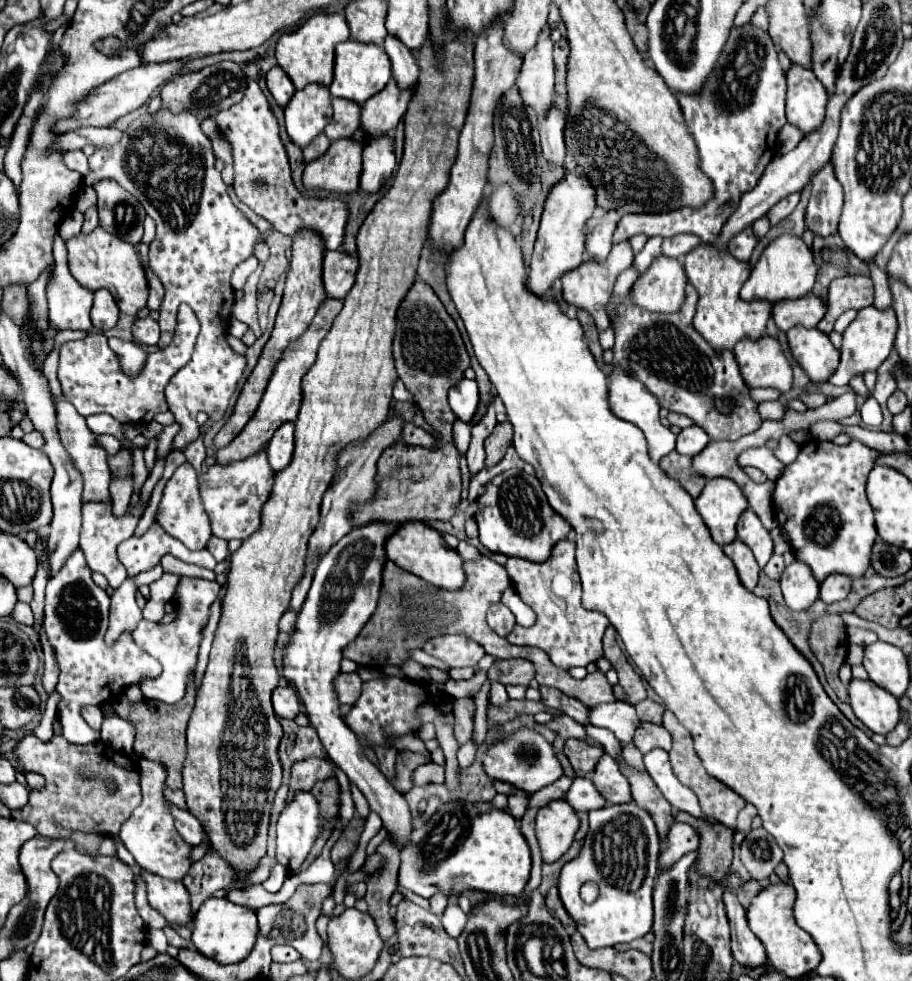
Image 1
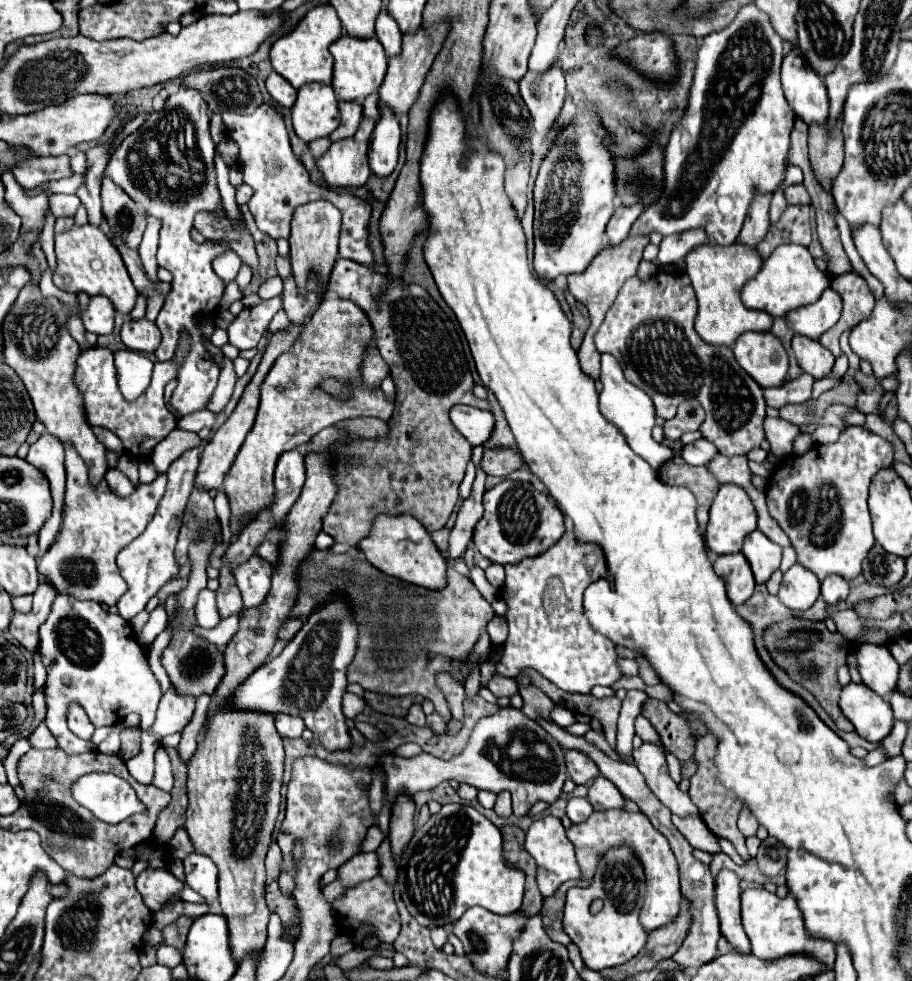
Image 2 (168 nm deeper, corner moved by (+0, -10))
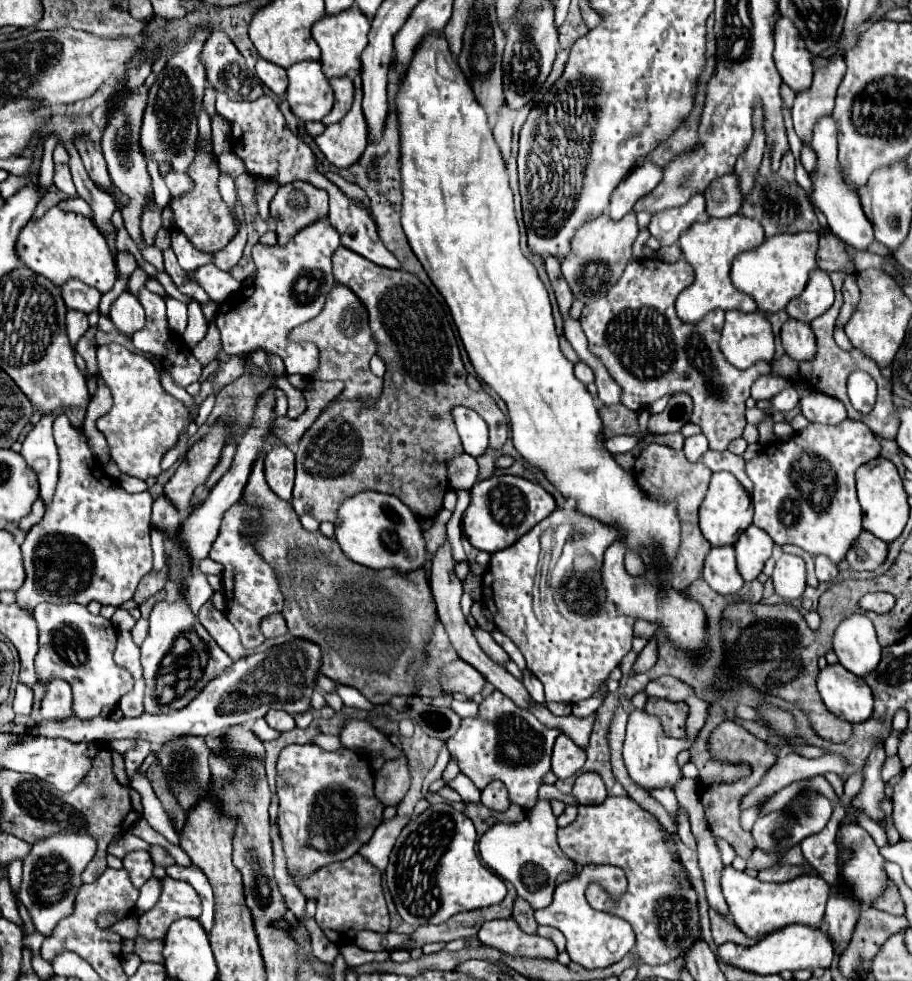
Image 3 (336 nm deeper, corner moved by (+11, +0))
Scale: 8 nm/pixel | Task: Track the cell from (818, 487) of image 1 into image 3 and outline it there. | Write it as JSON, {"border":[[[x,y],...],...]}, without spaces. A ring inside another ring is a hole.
{"border":[[[846,418],[836,426],[810,424],[806,430],[796,432],[786,442],[774,442],[766,446],[758,458],[746,462],[746,472],[754,484],[752,504],[754,504],[754,524],[770,534],[774,542],[788,542],[804,548],[812,556],[824,554],[834,564],[844,560],[852,542],[862,532],[862,510],[856,498],[856,470],[880,456],[880,442],[874,432],[860,420]]]}

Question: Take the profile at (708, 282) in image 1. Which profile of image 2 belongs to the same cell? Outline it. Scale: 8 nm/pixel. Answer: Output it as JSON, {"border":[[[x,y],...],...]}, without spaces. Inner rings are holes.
{"border":[[[701,244],[693,248],[687,256],[687,274],[693,282],[697,294],[697,316],[695,332],[713,346],[733,346],[733,342],[747,330],[767,332],[773,324],[773,318],[767,312],[753,312],[741,302],[741,288],[749,282],[761,268],[763,260],[757,248],[747,244],[731,244],[715,248],[711,244]]]}

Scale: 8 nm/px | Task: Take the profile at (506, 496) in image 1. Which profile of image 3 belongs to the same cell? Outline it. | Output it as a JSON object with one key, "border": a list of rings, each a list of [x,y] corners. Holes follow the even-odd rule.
{"border":[[[492,476],[480,480],[470,490],[470,506],[462,516],[462,534],[464,538],[478,550],[494,554],[496,550],[504,550],[512,546],[522,534],[526,534],[534,524],[544,520],[554,512],[554,498],[538,484],[520,478],[520,476]]]}

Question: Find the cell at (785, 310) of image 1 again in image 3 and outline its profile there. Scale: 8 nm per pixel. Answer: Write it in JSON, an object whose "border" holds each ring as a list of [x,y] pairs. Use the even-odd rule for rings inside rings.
{"border":[[[816,270],[816,272],[810,274],[810,280],[808,280],[806,290],[804,290],[798,298],[792,298],[792,300],[788,302],[786,312],[788,312],[788,316],[794,318],[794,320],[800,320],[800,322],[812,322],[814,318],[822,316],[822,314],[832,306],[832,302],[834,302],[834,288],[832,288],[832,282],[830,282],[830,278],[828,278],[826,272]]]}

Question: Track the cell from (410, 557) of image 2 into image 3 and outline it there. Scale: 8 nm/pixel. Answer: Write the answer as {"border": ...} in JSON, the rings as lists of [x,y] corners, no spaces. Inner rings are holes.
{"border":[[[360,492],[348,498],[338,510],[338,520],[334,528],[342,552],[354,562],[364,564],[368,568],[374,570],[394,568],[406,574],[416,568],[422,568],[426,562],[428,554],[426,554],[420,522],[410,512],[410,508],[392,494]]]}

